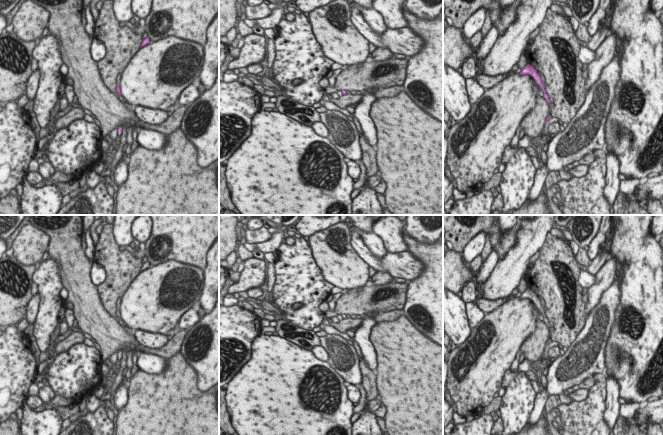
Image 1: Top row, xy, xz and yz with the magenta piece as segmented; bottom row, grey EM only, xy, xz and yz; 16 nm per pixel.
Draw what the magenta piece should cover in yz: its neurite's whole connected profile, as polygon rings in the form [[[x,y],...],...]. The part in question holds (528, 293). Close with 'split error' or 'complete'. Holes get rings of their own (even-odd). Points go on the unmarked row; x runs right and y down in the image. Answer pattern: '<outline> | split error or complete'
[[[527,288],[524,292],[522,292],[522,295],[519,298],[520,299],[530,299],[536,305],[536,308],[538,308],[541,311],[542,315],[544,316],[544,322],[547,324],[547,326],[549,328],[549,337],[546,341],[546,345],[545,345],[545,348],[546,348],[546,346],[549,344],[549,340],[550,340],[551,327],[549,324],[549,320],[545,315],[545,310],[542,307],[539,296],[532,289]]] | complete

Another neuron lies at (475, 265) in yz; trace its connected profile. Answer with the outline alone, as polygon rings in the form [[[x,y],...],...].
[[[478,255],[469,265],[469,270],[476,275],[481,268],[481,257]]]

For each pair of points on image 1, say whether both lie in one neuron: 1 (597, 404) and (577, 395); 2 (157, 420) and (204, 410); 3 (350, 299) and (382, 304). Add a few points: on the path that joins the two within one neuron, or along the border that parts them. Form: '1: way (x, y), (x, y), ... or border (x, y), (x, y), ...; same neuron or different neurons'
1: border (587, 389), (587, 394), (582, 399), (572, 401); different neurons
2: way (169, 420), (192, 420); same neuron
3: way (358, 301), (371, 301), (374, 303); same neuron

